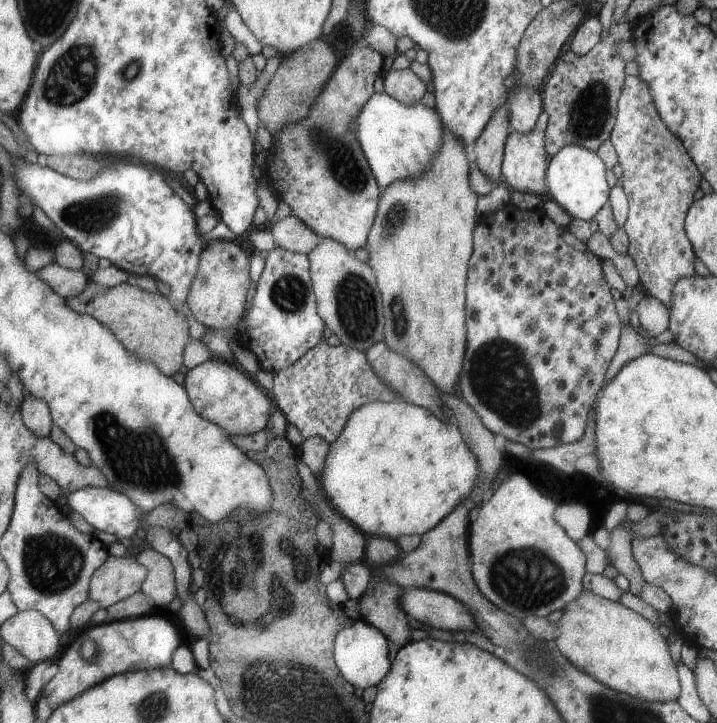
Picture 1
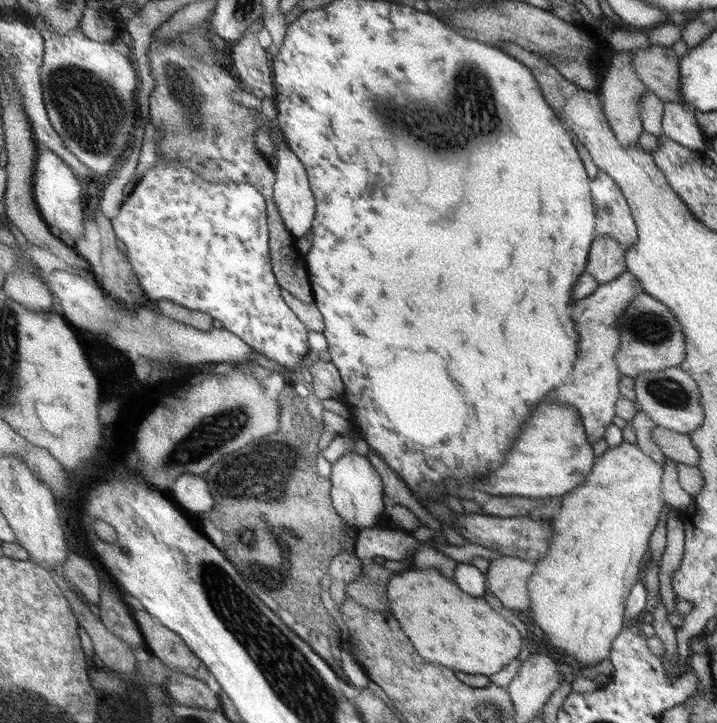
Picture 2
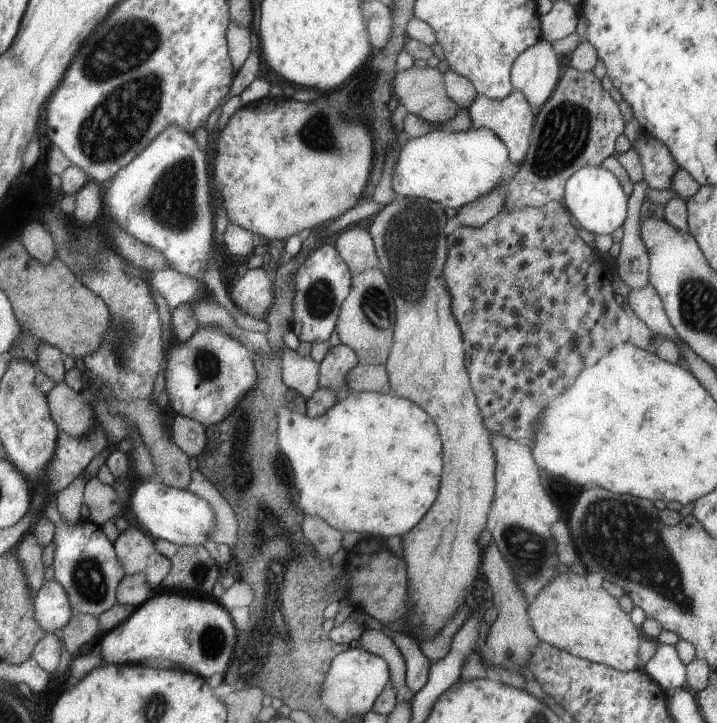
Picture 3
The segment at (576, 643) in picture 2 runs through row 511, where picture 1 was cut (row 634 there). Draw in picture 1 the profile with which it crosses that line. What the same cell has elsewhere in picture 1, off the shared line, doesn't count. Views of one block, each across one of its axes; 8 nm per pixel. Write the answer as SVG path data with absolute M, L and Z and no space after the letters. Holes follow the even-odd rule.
M583 590L577 599L566 604L555 626L559 630L554 640L557 653L599 684L645 702L678 698L681 691L678 667L671 660L665 638L633 610Z

